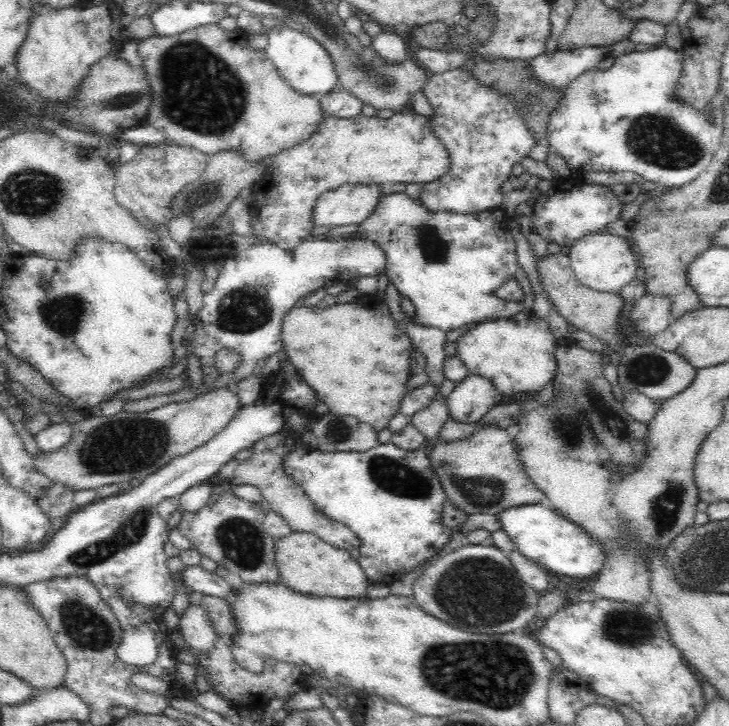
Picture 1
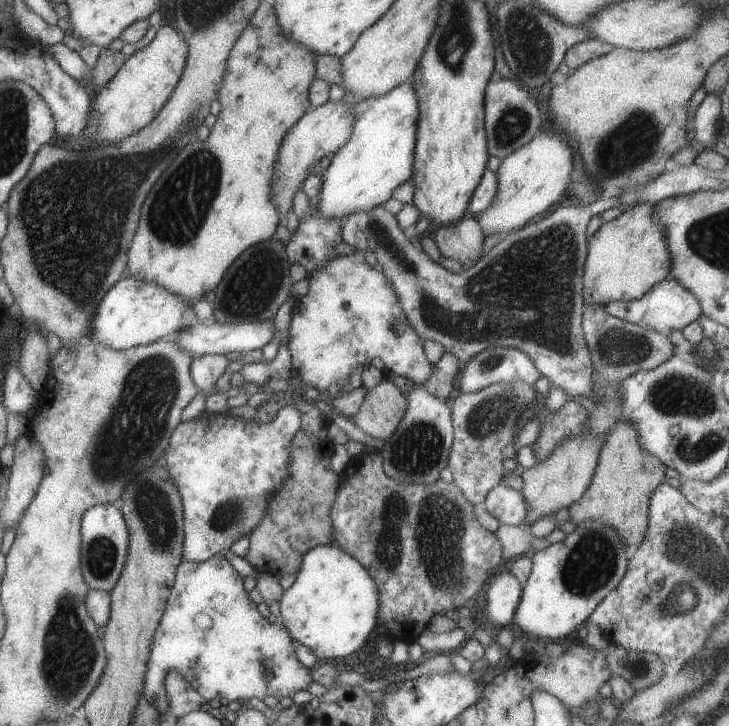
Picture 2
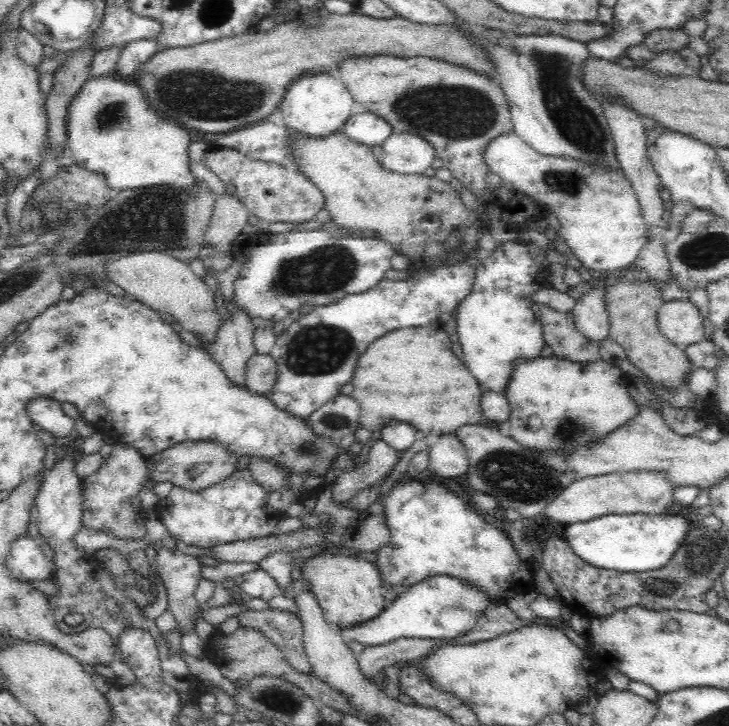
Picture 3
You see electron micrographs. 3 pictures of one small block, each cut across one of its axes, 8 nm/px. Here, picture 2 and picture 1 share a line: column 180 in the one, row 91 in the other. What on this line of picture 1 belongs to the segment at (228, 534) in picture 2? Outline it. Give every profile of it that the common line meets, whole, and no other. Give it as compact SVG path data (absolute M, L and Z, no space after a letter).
M448 70L447 72L442 72L441 74L429 75L427 78L426 86L424 86L424 97L430 103L432 107L433 115L429 118L429 123L432 129L432 132L441 140L441 143L445 146L445 149L448 151L448 157L450 158L450 170L444 174L440 179L433 180L432 182L427 182L420 192L419 199L424 204L424 207L428 211L438 212L438 211L448 211L451 213L458 214L472 214L484 210L491 210L495 207L500 207L504 202L505 194L500 191L502 184L505 180L512 177L513 167L520 163L523 159L530 157L530 150L536 145L536 138L532 137L532 131L530 127L526 125L524 121L524 113L515 106L515 102L511 102L507 96L503 96L500 92L495 92L493 88L488 86L481 86L477 81L476 77L472 77L471 72L466 70Z

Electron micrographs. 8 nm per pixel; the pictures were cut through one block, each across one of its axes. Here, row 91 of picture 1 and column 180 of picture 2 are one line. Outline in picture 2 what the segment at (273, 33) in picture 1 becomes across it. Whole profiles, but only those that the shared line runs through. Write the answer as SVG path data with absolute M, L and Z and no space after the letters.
M132 276L129 278L122 278L106 294L106 297L102 300L102 303L99 305L97 316L93 319L93 326L91 327L91 334L89 335L90 340L94 340L96 343L104 343L105 345L108 345L110 348L115 350L125 350L134 346L148 345L163 338L173 338L173 336L176 336L181 331L184 331L185 326L189 326L189 323L185 324L183 318L185 318L185 313L190 307L192 306L188 306L187 302L184 299L182 299L180 296L177 296L175 293L170 292L170 290L166 290L166 288L163 288L160 284L139 280L133 278Z

